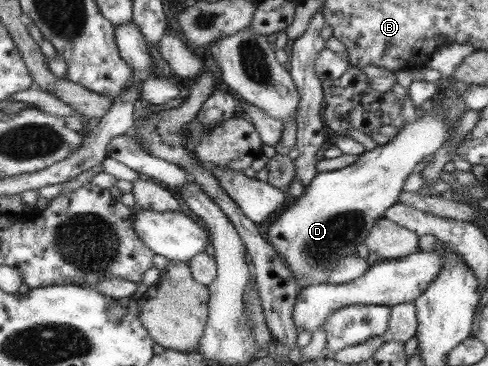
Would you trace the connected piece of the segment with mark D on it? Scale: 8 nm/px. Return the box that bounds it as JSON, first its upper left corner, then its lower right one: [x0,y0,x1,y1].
[267,101,448,284]

